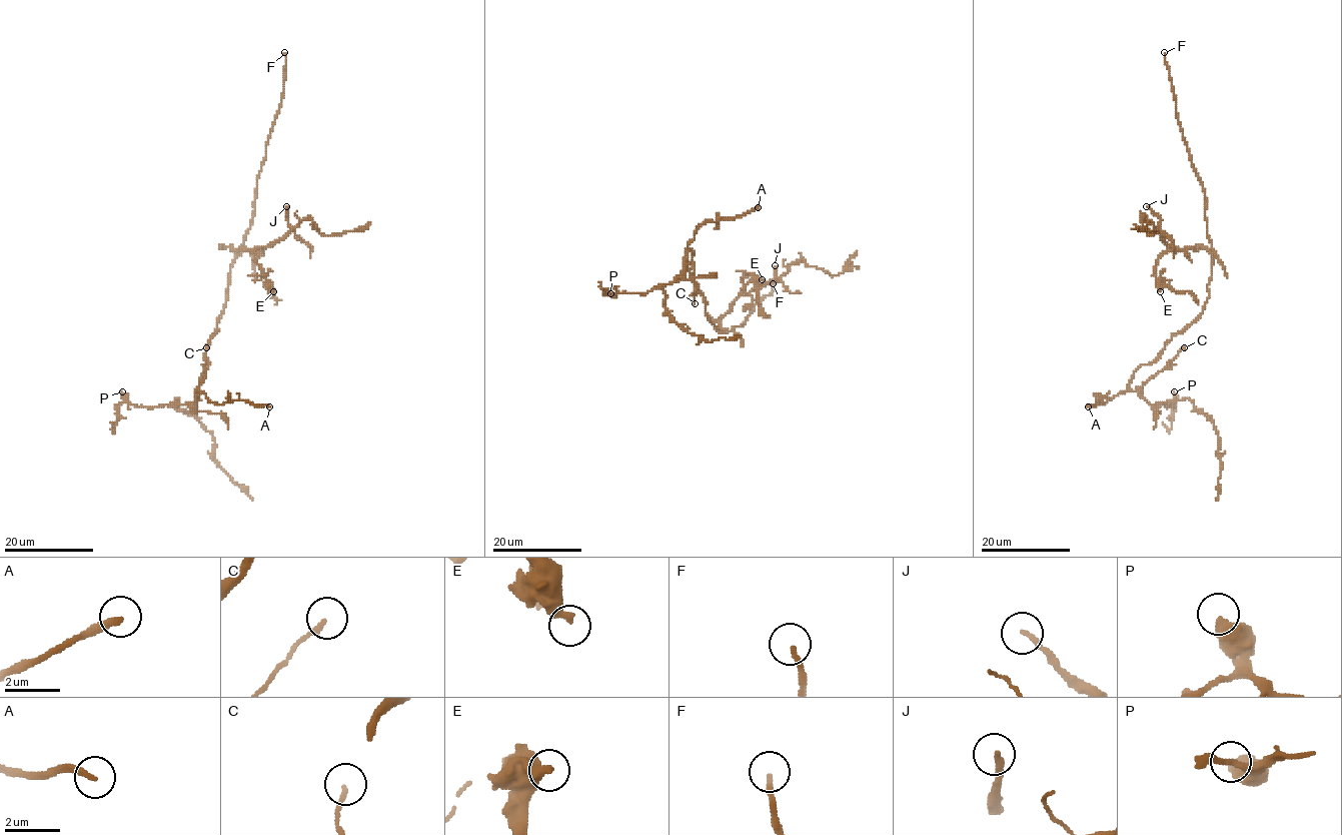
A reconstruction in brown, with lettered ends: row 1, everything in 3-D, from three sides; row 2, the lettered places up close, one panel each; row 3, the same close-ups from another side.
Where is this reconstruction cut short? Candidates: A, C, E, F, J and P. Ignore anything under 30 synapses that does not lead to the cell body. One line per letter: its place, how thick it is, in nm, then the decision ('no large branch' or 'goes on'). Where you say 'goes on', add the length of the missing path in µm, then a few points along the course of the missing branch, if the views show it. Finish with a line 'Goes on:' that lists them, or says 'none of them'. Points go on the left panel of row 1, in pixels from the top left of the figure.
A: place (269, 406); calibre 240 nm; goes on; missing 70 µm
C: place (206, 347); calibre 160 nm; no large branch
E: place (273, 291); calibre 360 nm; goes on; missing 50 µm; course (273, 291), (310, 351), (323, 361), (337, 358), (347, 361), (354, 371), (306, 414)
F: place (284, 52); calibre 180 nm; goes on; missing 20 µm; course (284, 52), (272, 26), (264, 18), (269, 5), (282, 2)
J: place (286, 206); calibre 180 nm; no large branch
P: place (122, 391); calibre 480 nm; no large branch
Goes on: A, E, F

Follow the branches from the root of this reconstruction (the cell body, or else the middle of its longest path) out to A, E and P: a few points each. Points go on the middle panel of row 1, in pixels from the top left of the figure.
A: (705, 305), (705, 298), (695, 282), (694, 252), (688, 247), (695, 231), (710, 220), (736, 218), (758, 207)
E: (705, 305), (705, 312), (714, 326), (724, 332), (721, 318), (742, 291), (743, 279), (748, 274), (762, 279)
P: (705, 305), (695, 282), (694, 252), (690, 248), (685, 269), (674, 281), (645, 293), (610, 293)

